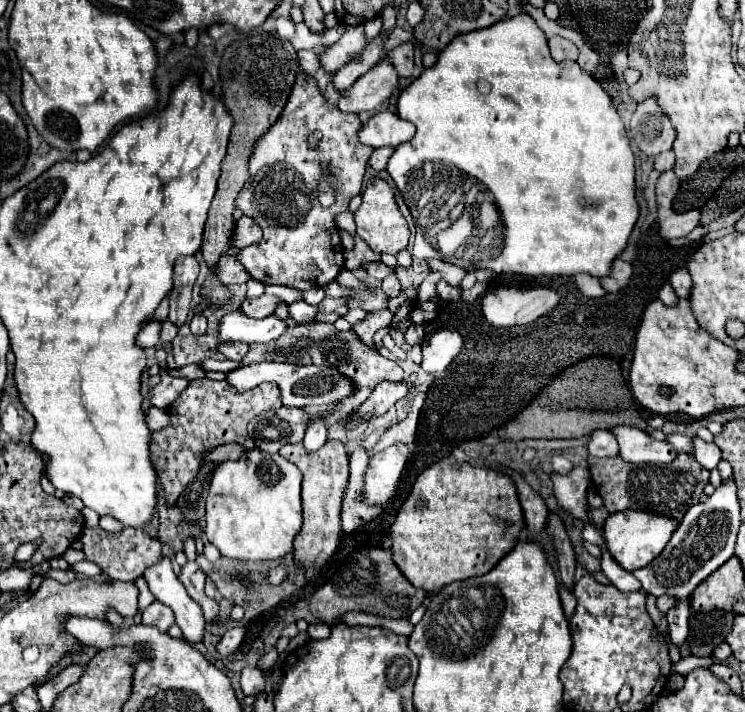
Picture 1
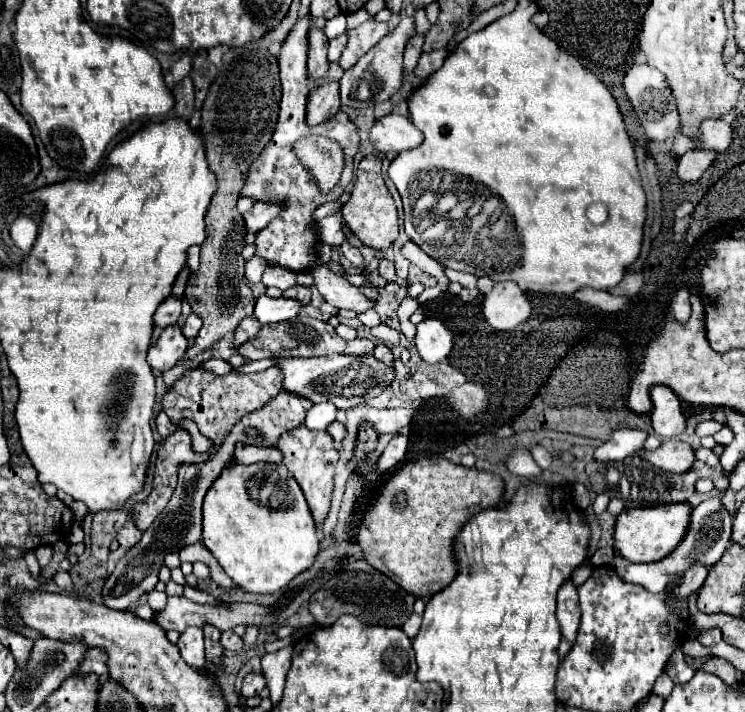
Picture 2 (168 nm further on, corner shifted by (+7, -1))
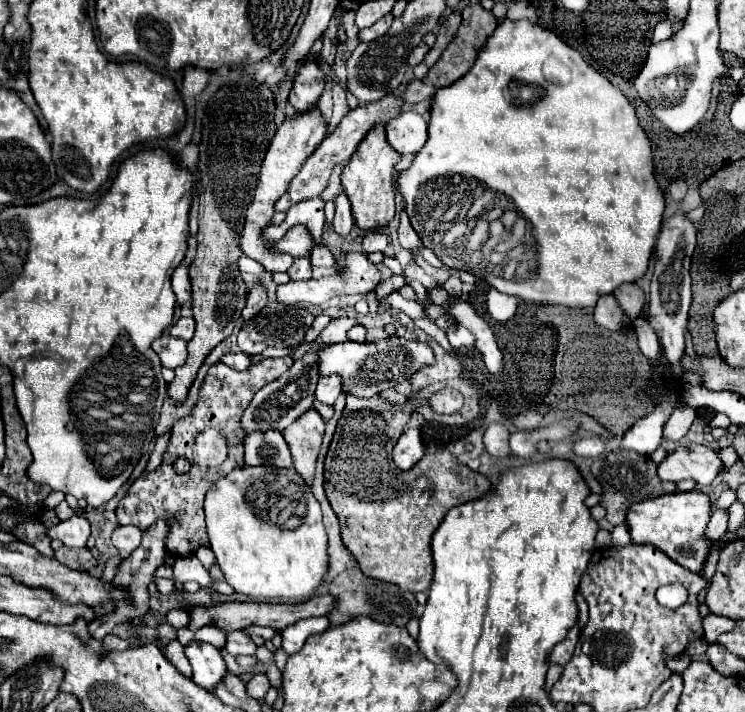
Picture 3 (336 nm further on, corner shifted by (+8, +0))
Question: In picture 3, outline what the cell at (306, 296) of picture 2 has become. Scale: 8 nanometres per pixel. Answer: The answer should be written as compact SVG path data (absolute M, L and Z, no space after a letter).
M294 258L294 264L288 270L290 280L310 280L312 278L312 266L308 258Z

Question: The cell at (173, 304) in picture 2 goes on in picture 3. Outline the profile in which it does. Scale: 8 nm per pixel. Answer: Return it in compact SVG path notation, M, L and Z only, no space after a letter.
M184 262L172 274L172 290L176 294L176 306L184 306L186 302L190 302L190 280Z

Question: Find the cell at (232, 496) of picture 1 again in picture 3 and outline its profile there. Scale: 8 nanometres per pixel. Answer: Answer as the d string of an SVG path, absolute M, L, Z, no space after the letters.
M244 466L220 478L204 500L206 528L210 548L216 556L226 582L240 594L250 598L302 598L312 596L328 570L326 530L322 524L320 504L310 486L292 468L274 466Z

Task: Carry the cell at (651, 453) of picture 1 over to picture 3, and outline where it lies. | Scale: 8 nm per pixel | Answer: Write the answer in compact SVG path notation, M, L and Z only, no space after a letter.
M690 444L678 446L658 464L658 476L662 480L696 480L698 484L710 486L718 476L722 462L712 446Z

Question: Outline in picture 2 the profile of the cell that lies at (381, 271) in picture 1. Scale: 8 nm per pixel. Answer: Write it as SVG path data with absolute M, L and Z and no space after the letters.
M345 237L345 241L341 243L341 253L347 257L347 261L351 261L355 267L363 267L363 259L361 259L361 253L359 253L359 249L357 247L353 247L349 241L347 241L347 237Z

